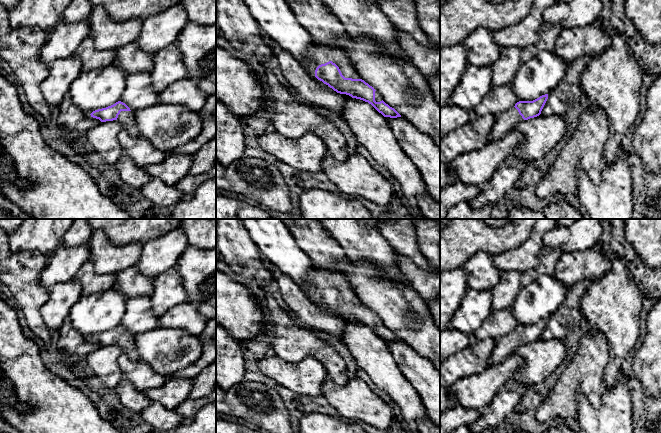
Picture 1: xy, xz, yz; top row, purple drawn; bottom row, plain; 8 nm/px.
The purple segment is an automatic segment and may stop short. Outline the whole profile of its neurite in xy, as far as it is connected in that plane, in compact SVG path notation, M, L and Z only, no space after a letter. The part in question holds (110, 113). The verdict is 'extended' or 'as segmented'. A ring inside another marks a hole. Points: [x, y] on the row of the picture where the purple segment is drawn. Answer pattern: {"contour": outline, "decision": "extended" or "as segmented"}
{"contour": "M121 101L106 108L95 110L90 115L93 118L99 119L101 122L117 120L131 136L139 136L135 113Z", "decision": "extended"}

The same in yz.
{"contour": "M545 94L533 101L519 101L514 107L496 115L489 140L501 139L514 131L515 125L519 122L539 116L547 99L548 94Z", "decision": "extended"}

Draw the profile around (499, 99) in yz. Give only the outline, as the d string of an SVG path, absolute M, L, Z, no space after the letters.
M510 83L498 87L493 87L483 98L483 100L470 113L471 121L478 117L490 114L498 115L509 110L519 102Z

